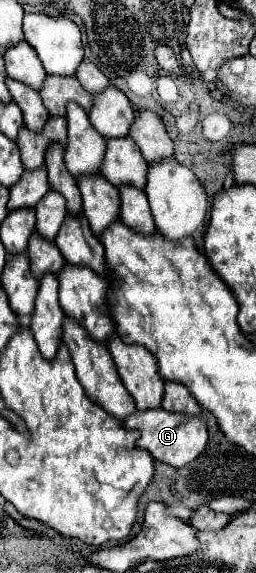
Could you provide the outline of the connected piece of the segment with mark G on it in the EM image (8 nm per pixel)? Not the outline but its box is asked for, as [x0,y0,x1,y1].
[123,408,207,468]

